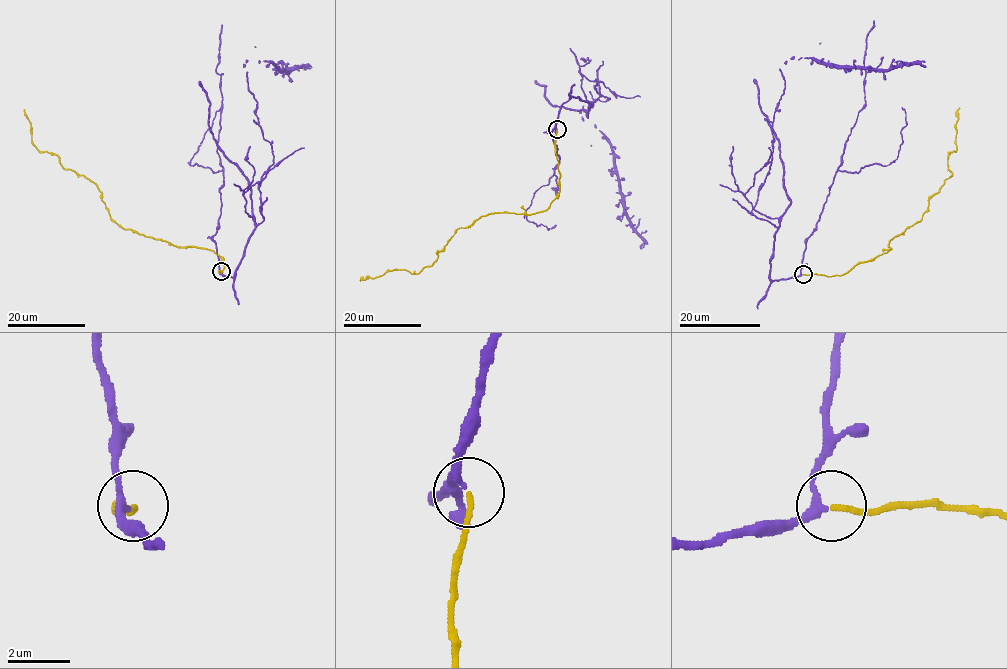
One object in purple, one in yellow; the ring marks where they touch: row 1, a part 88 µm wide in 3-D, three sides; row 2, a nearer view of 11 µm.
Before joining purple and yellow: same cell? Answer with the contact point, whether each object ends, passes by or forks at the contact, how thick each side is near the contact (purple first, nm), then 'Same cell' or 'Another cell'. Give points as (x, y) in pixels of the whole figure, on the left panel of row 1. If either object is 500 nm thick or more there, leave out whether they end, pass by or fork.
Place: (221, 271). At the ring purple passes by. At the ring yellow ends. Thickness 240 nm (purple) against 160 nm. Same cell

